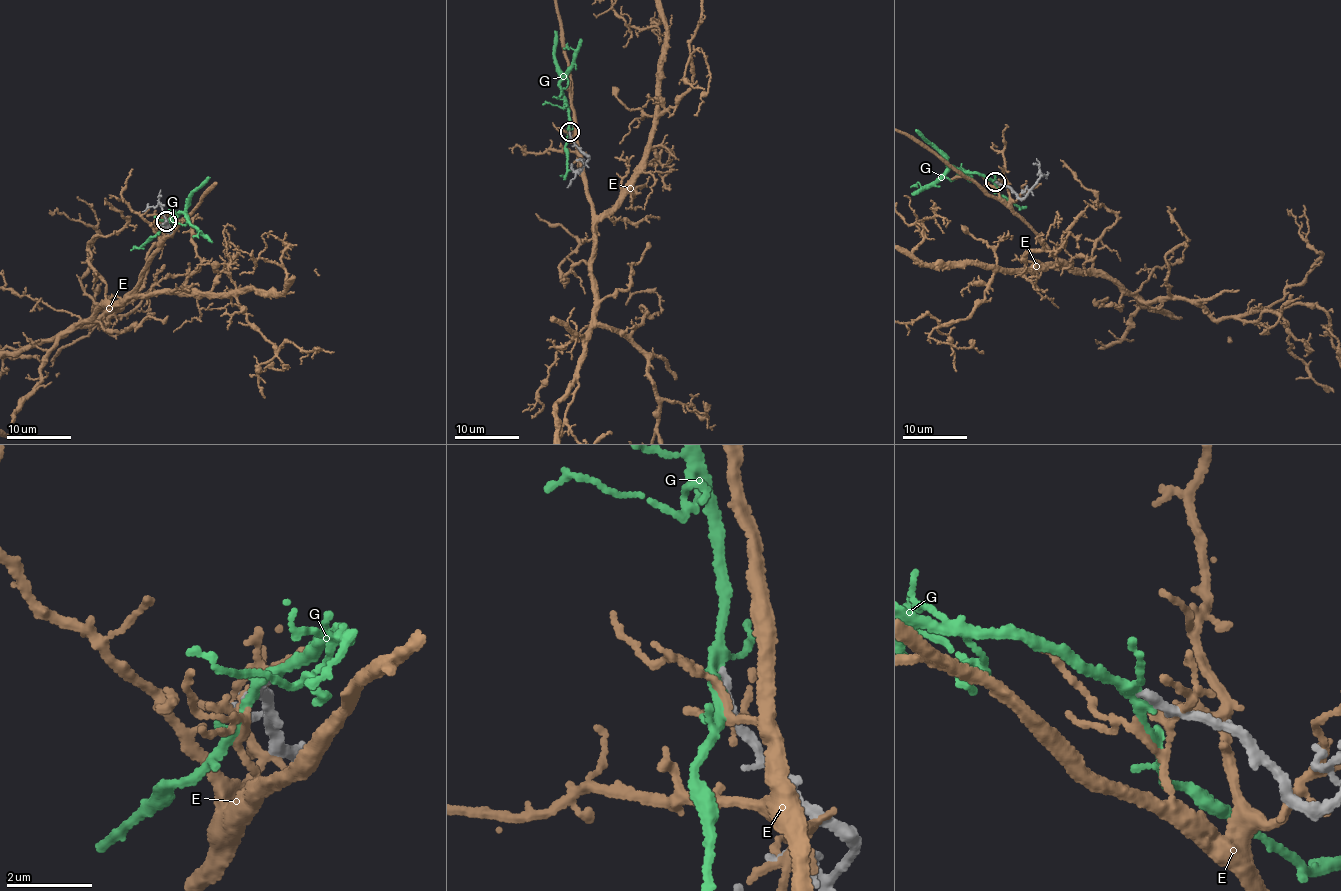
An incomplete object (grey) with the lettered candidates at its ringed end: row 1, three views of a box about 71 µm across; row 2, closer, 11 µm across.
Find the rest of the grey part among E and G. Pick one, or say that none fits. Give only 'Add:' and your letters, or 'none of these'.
Add: G

